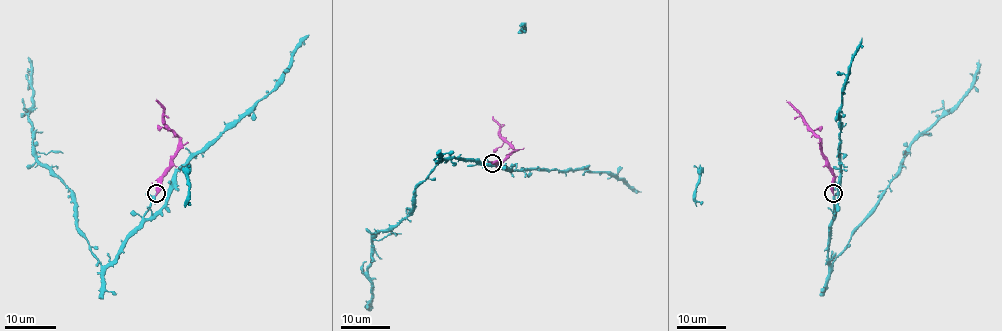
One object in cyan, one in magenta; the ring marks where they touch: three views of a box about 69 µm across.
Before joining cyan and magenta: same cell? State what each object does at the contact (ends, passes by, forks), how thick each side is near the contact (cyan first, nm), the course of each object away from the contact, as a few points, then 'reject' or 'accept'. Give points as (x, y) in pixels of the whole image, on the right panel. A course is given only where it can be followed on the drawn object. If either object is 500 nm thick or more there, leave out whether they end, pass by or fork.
cyan passes by; magenta ends there; 150 nm thick on the cyan side, 440 nm on the other; cyan runs (833, 192), (828, 238), (831, 263), (895, 176), (906, 151), (971, 87), (978, 60); magenta runs (833, 192), (833, 171), (821, 149), (821, 139), (786, 101); accept

